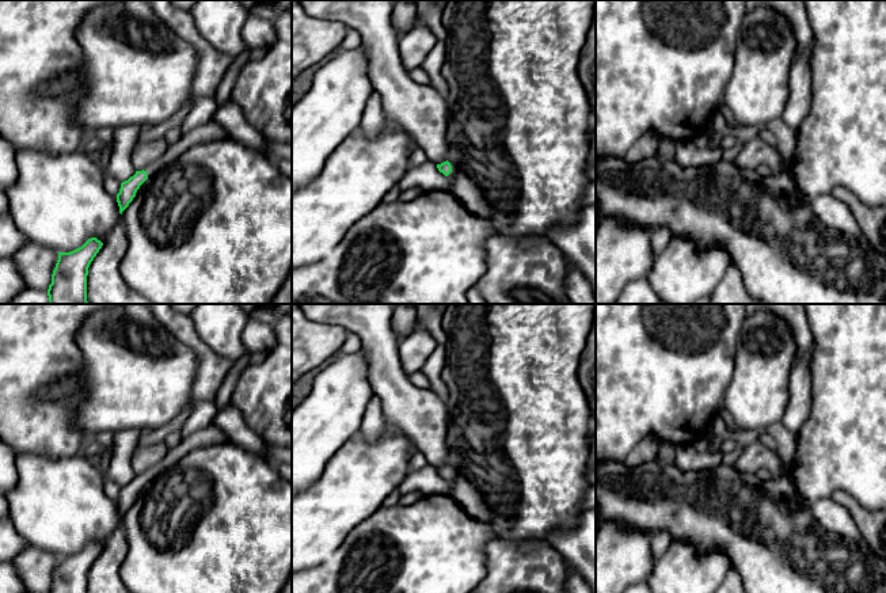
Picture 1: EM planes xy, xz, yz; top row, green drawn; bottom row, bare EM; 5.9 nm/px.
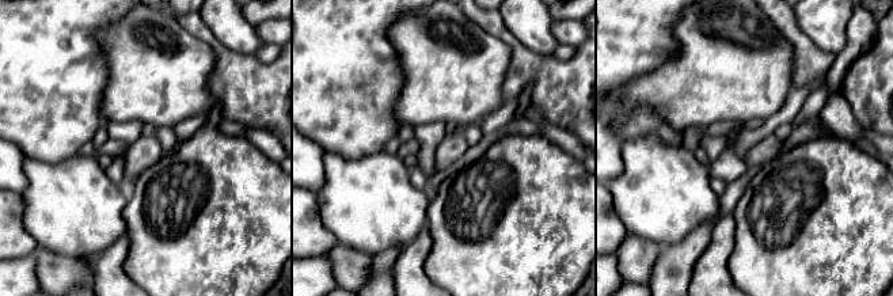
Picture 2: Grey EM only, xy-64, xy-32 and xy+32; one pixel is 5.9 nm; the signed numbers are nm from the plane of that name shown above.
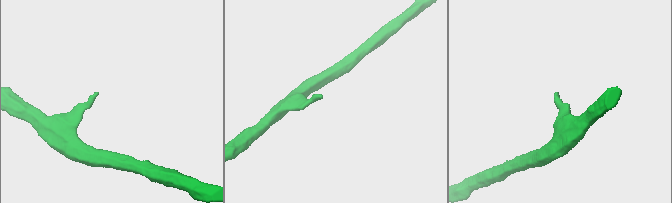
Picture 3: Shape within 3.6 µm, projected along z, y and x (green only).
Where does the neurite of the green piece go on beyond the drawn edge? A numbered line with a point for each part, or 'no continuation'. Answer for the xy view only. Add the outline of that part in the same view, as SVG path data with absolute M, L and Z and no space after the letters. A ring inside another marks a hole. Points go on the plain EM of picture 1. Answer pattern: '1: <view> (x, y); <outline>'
1: xy (212, 434); M210 423L208 427L198 430L190 434L189 437L183 437L175 448L168 451L168 453L160 463L145 471L144 475L147 475L148 482L151 482L161 472L172 468L189 452L197 448L202 448L205 445L223 444L227 441L228 441L227 434L214 423Z

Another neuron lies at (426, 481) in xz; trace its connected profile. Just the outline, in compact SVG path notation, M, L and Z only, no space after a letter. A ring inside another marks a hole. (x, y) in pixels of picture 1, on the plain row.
M427 465L419 471L410 471L398 487L400 495L419 491L423 495L449 494L450 483L438 475L437 470Z

